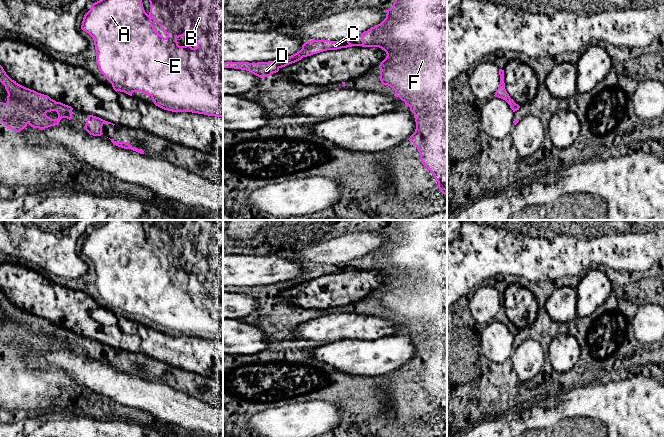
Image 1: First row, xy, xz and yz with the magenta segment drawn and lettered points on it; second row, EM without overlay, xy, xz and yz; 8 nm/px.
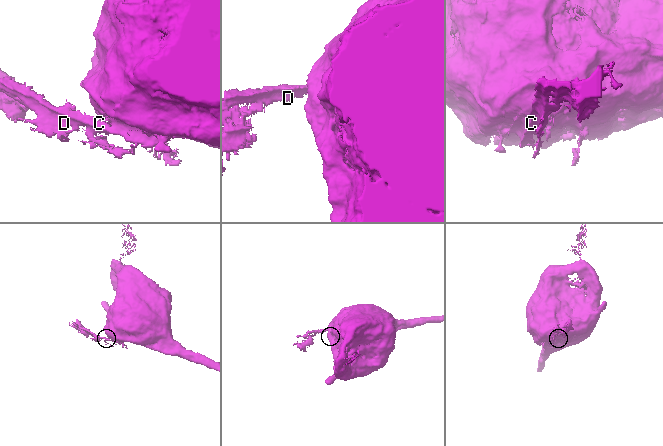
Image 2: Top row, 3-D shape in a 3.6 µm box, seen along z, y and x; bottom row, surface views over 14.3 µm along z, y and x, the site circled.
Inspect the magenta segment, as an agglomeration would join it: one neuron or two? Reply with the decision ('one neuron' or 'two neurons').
two neurons

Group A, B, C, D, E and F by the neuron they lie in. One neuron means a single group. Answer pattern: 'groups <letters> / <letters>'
groups A B C E F / D

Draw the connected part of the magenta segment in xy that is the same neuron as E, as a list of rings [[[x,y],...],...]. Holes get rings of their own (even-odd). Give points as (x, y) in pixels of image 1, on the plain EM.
[[[105,220],[101,224],[92,228],[90,234],[84,239],[81,253],[88,257],[94,264],[95,274],[96,274],[96,287],[98,289],[99,295],[104,299],[104,301],[112,308],[113,313],[117,316],[124,316],[130,320],[132,320],[133,316],[142,316],[149,319],[154,328],[164,334],[172,335],[172,336],[192,336],[198,338],[204,338],[208,340],[216,340],[216,341],[223,341],[223,220]],[[146,221],[150,226],[150,236],[147,238],[144,234],[142,222]],[[151,244],[154,244],[159,250],[162,255],[167,258],[167,261],[164,262],[160,259],[152,249]],[[186,259],[189,263],[194,263],[196,265],[197,271],[192,272],[190,269],[186,270],[179,270],[177,263]]]

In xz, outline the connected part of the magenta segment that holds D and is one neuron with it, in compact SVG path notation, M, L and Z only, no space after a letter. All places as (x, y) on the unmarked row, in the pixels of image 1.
M280 283L268 286L257 286L255 288L249 287L245 289L244 294L251 296L258 301L265 302L279 295L279 292L277 291L279 285Z

